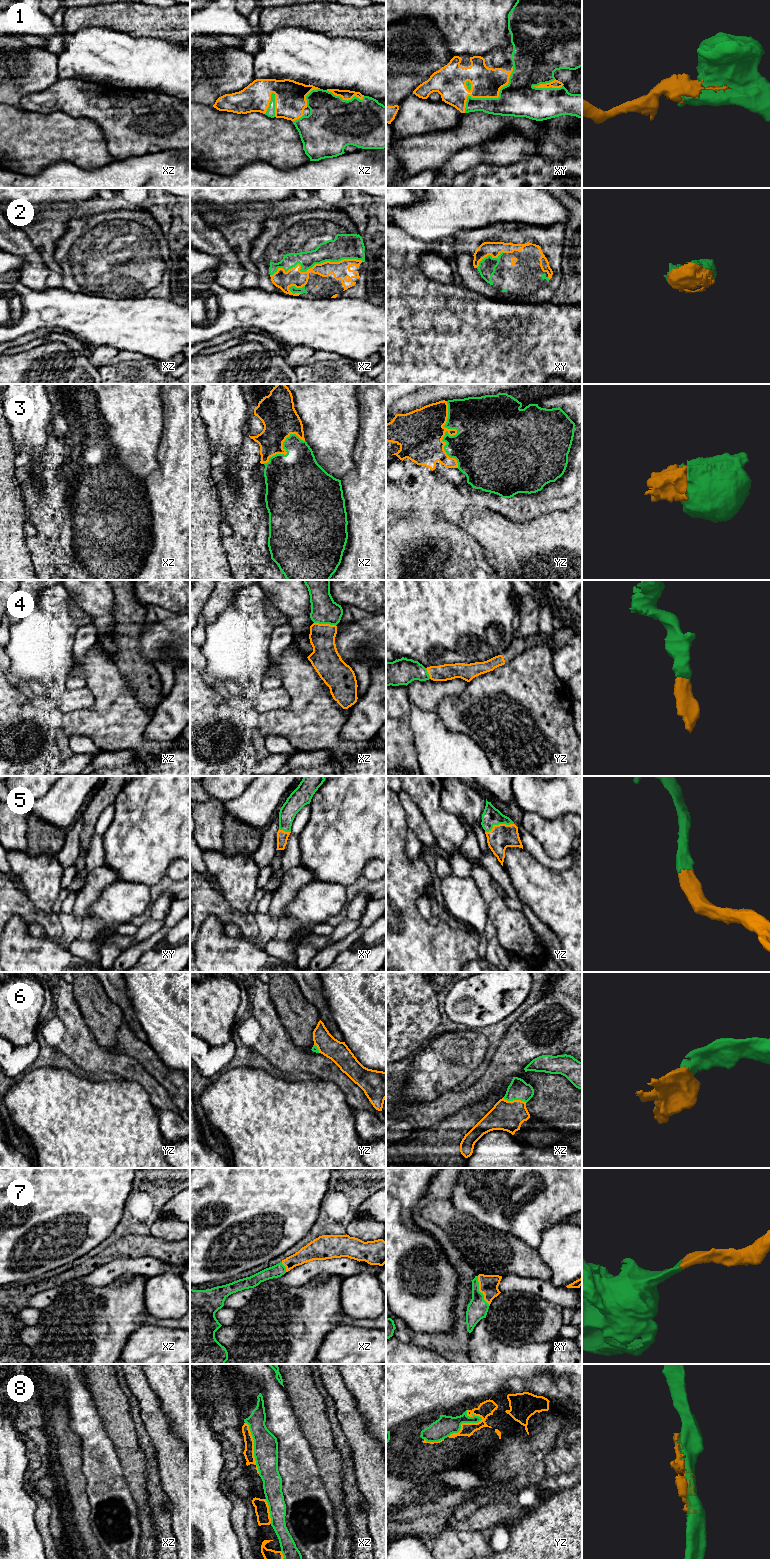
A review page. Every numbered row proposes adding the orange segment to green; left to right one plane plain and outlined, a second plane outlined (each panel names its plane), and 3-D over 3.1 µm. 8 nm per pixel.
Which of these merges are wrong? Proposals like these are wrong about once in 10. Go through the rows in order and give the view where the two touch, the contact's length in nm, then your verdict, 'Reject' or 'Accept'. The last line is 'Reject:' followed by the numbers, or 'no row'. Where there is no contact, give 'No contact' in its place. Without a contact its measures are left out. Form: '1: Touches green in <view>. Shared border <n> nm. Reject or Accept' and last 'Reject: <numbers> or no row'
1: Touches green in xy. Shared border 550 nm. Accept
2: Touches green in xz. Shared border 750 nm. Accept
3: Touches green in yz. Shared border 550 nm. Accept
4: Touches green in xz. Shared border 180 nm. Accept
5: Touches green in yz. Shared border 240 nm. Accept
6: Touches green in xz. Shared border 200 nm. Accept
7: Touches green in xy. Shared border 260 nm. Accept
8: Touches green in yz. Shared border 320 nm. Reject
Reject: 8

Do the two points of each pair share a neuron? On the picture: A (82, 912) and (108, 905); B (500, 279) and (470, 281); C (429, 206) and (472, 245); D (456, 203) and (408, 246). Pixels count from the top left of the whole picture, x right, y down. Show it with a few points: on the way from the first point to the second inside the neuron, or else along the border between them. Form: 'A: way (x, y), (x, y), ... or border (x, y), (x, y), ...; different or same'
A: border (103, 890), (91, 904), (90, 916), (88, 918); different
B: way (493, 279), (477, 279); same
C: border (481, 227), (461, 230), (455, 234); different
D: border (396, 226), (425, 242), (440, 239); different

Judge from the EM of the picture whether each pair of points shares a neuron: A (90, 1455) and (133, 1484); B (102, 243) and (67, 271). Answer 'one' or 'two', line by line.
A: two
B: one

